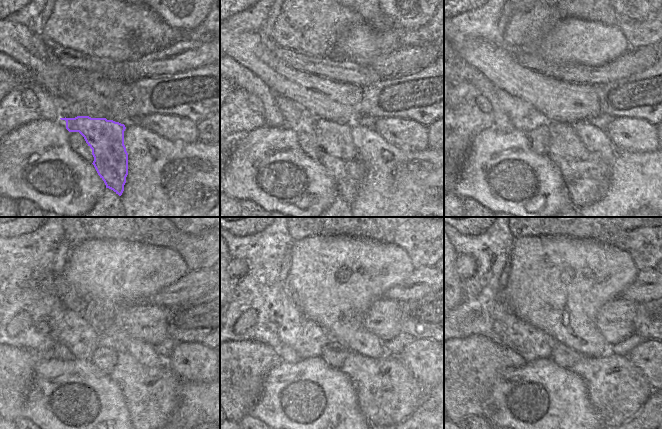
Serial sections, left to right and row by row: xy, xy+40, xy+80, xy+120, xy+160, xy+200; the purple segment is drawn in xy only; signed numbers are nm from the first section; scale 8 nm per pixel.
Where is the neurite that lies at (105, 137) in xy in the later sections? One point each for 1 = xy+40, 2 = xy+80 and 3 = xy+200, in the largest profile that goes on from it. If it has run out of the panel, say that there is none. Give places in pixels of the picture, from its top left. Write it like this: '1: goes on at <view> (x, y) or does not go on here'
1: goes on at xy+40 (340, 157)
2: goes on at xy+80 (586, 175)
3: goes on at xy+200 (617, 390)

